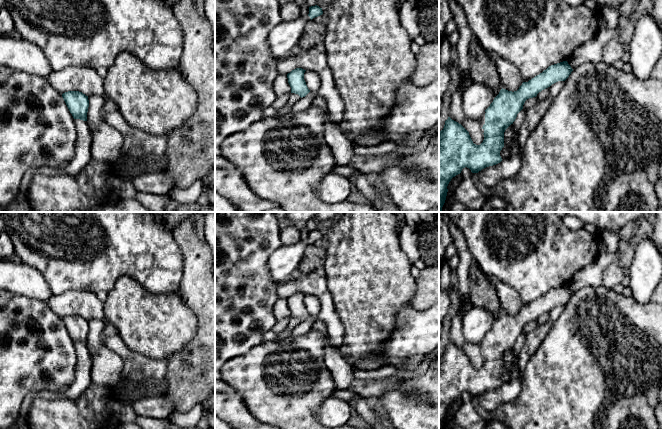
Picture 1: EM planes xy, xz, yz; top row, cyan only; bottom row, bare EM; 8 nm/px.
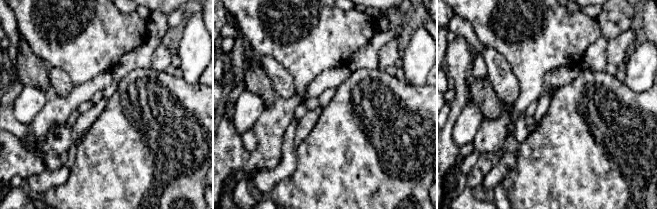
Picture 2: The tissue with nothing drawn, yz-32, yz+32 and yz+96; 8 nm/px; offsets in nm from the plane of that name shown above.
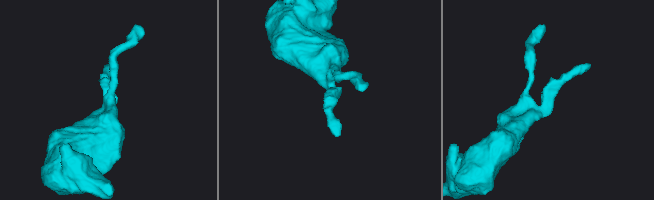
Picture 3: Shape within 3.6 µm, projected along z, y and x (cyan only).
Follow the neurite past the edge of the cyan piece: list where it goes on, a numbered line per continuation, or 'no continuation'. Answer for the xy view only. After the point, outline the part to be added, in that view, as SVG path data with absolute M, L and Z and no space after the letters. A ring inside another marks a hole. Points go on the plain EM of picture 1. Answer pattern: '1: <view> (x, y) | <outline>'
no continuation

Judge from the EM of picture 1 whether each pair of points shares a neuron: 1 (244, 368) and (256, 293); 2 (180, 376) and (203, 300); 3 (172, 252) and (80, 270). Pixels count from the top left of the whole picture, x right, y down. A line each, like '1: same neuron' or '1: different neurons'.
1: different neurons
2: same neuron
3: same neuron

